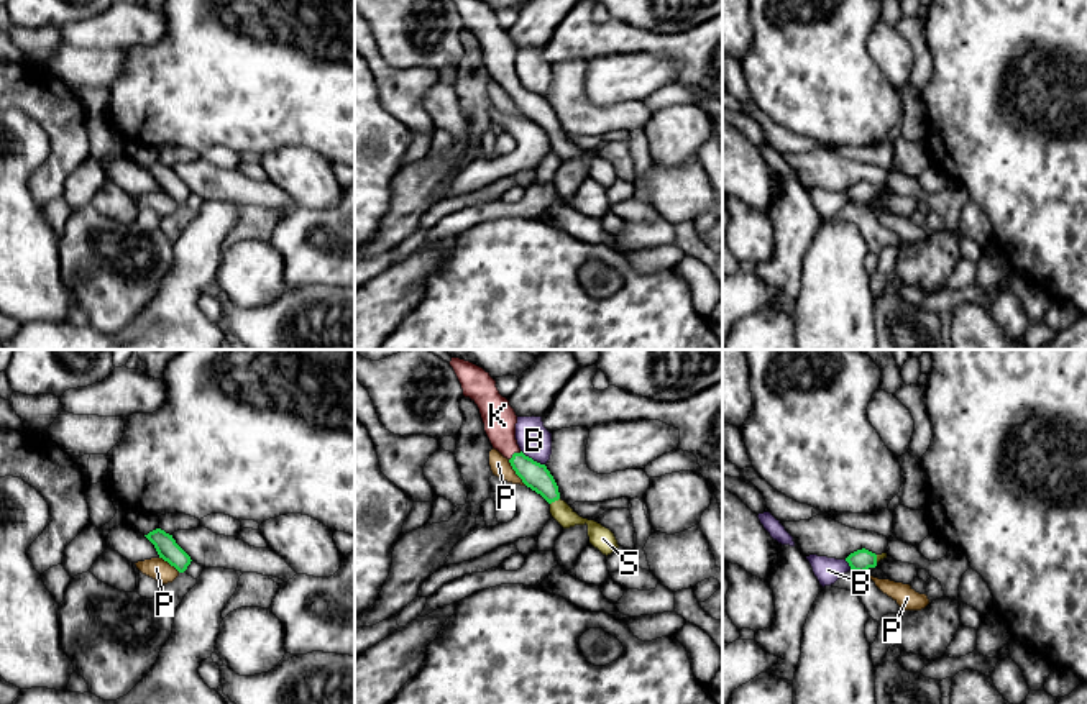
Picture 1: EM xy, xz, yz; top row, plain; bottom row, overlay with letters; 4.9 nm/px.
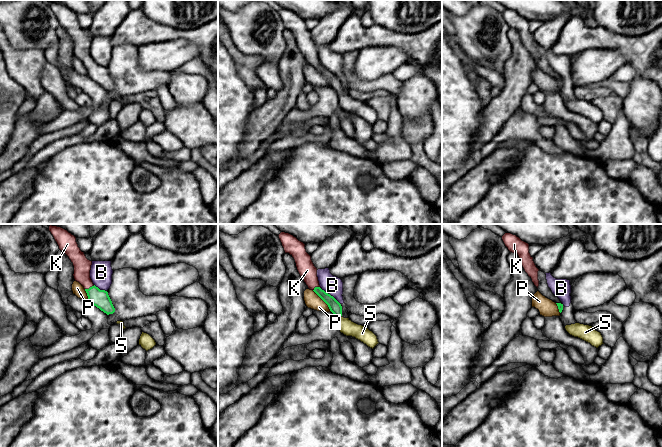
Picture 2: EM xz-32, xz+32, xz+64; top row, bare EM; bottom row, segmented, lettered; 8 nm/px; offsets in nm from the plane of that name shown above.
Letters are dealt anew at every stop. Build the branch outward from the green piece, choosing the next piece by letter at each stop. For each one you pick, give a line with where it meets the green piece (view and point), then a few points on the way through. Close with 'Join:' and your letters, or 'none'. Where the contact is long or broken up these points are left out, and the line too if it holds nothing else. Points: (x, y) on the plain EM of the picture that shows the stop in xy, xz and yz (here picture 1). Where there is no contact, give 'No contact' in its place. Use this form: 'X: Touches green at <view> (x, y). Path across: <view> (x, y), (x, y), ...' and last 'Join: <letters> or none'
K: Touches green at xz (514, 86). Path across: xz (534, 107), (514, 86), (503, 71), (499, 51)
S: Touches green at xz (554, 133). Path across: xz (534, 107), (549, 122), (554, 133), (562, 145)
Join: K, S

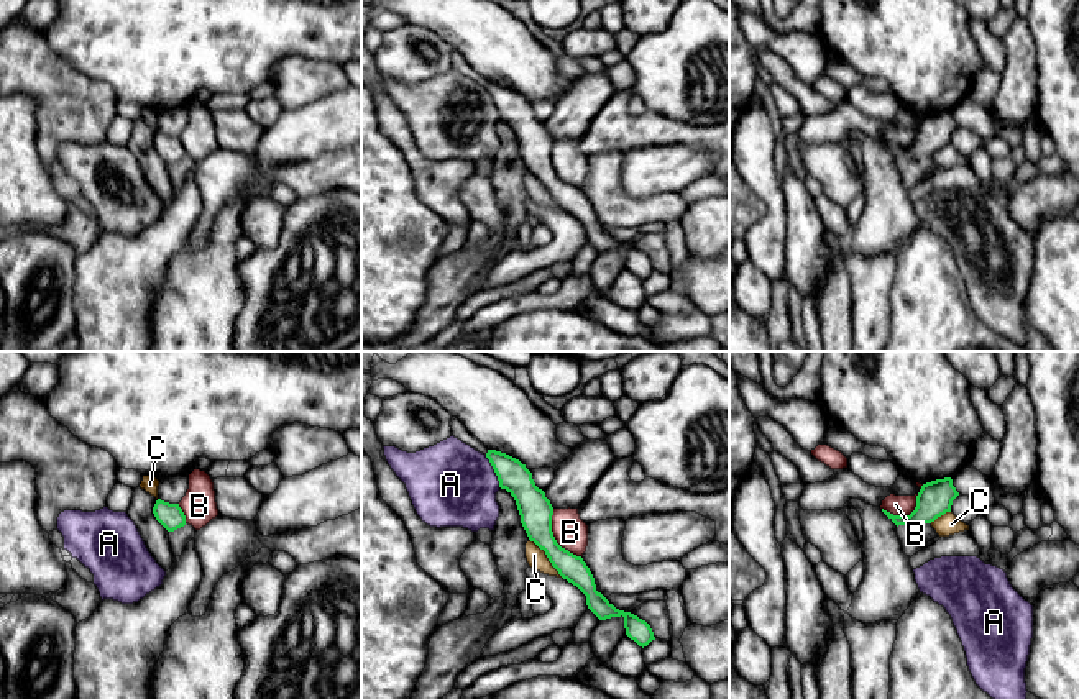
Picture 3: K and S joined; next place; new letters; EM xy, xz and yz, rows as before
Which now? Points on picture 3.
Join: none

